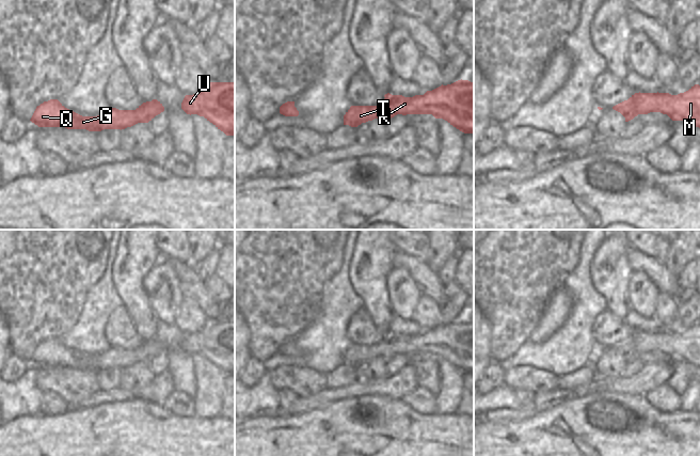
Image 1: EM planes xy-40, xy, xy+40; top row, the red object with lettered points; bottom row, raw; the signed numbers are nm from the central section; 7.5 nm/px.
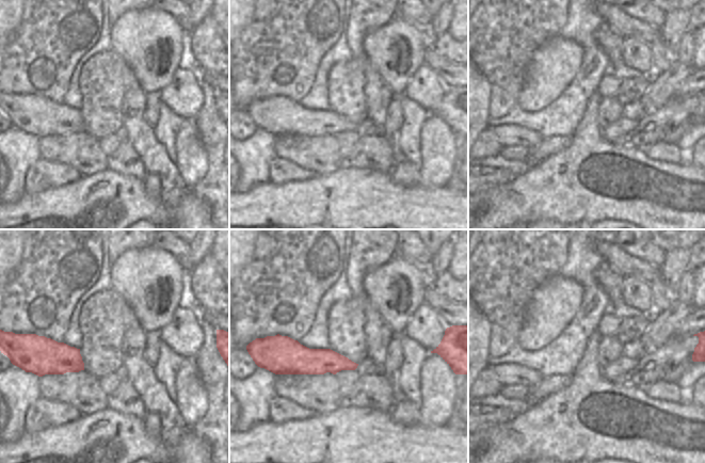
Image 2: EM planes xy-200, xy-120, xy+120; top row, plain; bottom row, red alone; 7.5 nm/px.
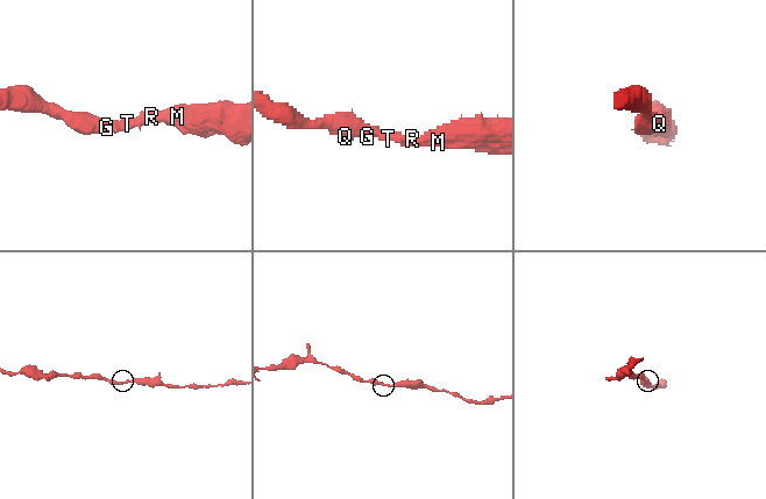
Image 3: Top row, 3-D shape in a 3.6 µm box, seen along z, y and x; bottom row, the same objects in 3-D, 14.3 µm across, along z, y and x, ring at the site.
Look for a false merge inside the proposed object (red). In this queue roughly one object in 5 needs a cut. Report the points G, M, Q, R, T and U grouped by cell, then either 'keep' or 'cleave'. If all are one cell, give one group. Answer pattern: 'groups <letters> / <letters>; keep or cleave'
groups G M Q R T U; keep

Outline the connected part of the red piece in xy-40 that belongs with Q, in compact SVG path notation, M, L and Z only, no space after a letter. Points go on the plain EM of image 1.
M50 339L36 346L30 360L38 366L65 366L89 371L122 369L138 362L148 362L163 350L162 343L153 339L143 342L136 349L111 347L108 351L97 356L82 356L65 347L58 339Z

